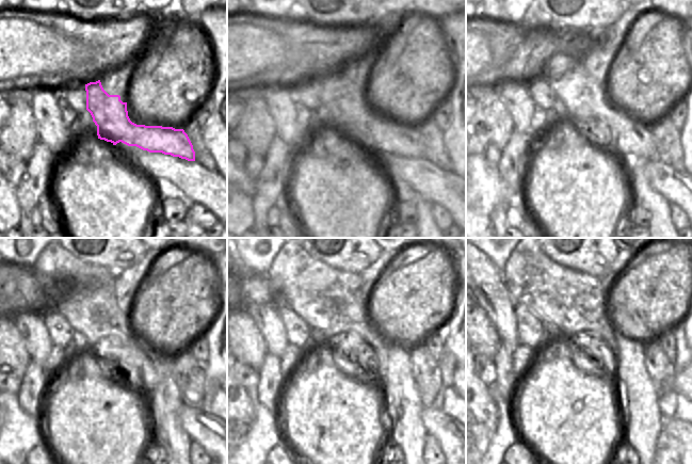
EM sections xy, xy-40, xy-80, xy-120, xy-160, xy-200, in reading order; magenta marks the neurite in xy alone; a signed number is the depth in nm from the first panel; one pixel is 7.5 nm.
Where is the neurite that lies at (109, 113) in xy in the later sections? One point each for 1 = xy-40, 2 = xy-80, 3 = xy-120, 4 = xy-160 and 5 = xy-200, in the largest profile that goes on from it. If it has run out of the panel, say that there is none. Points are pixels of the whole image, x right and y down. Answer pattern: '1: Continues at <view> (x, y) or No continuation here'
1: Continues at xy-40 (350, 113)
2: Continues at xy-80 (584, 99)
3: Continues at xy-120 (93, 310)
4: Continues at xy-160 (330, 300)
5: Continues at xy-200 (566, 301)

